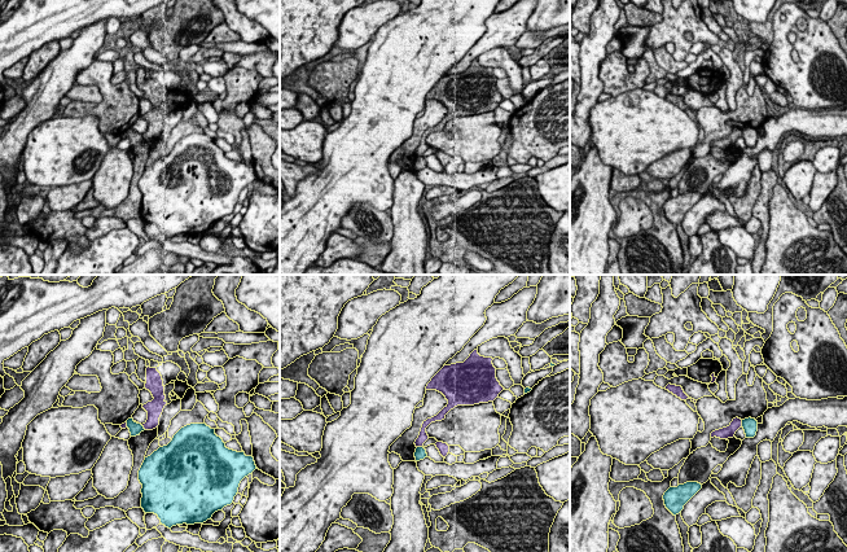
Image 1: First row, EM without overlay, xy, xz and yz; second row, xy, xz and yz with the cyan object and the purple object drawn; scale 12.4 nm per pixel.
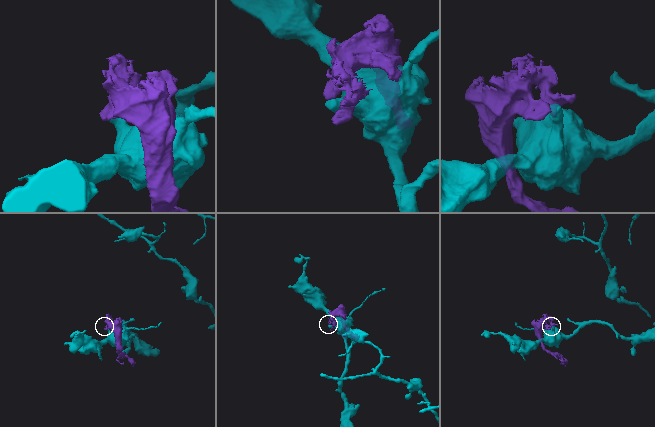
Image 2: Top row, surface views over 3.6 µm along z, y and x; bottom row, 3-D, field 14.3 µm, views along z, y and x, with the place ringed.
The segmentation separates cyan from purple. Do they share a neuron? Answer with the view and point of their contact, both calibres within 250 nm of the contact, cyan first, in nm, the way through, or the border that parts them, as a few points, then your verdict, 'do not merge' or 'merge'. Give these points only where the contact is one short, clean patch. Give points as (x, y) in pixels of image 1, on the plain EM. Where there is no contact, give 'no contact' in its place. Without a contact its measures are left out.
yz (742, 134) | 190/140 nm | along yz (741, 130), (742, 136) | do not merge

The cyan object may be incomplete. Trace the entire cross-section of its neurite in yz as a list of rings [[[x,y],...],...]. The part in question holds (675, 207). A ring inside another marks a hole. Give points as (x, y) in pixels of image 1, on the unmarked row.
[[[686,192],[677,197],[670,197],[664,205],[664,215],[673,224],[681,223],[684,215],[702,198],[698,192]]]

